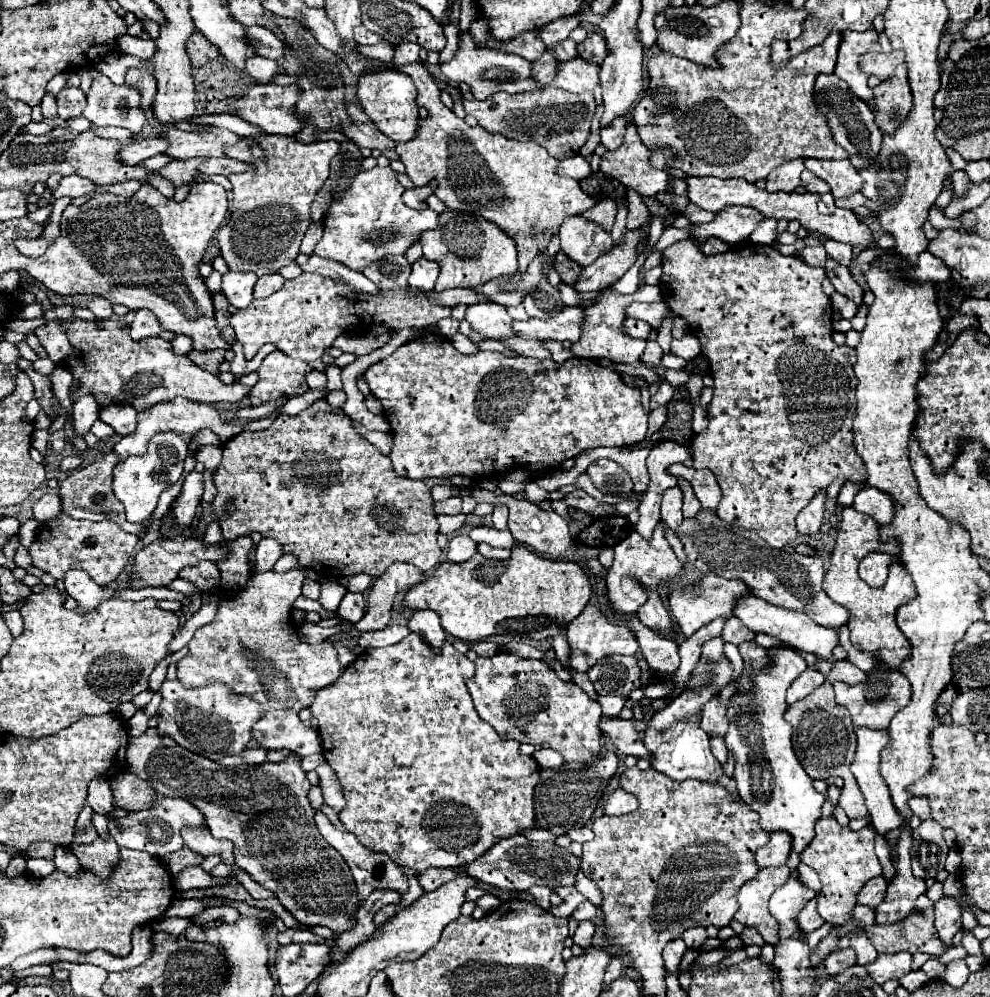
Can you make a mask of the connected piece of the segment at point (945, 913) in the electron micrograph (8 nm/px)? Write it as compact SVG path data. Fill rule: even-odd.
M942 897L936 903L936 921L934 921L934 925L936 925L938 937L944 943L944 947L950 947L952 945L952 937L962 927L960 905L956 903L956 899Z

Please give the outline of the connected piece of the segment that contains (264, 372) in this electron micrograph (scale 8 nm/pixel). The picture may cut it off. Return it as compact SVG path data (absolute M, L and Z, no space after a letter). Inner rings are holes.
M272 351L260 365L258 369L258 383L252 387L250 393L250 403L262 405L268 401L274 401L282 395L296 397L308 391L306 385L306 373L312 371L312 367L304 361L294 361L288 359L284 353Z

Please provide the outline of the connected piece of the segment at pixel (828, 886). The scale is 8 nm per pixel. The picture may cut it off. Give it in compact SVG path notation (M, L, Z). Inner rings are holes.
M820 817L816 821L816 837L802 851L802 863L812 867L820 881L822 891L816 899L816 907L820 917L830 925L844 925L850 921L852 911L856 907L856 897L868 879L882 875L882 865L874 853L874 829L862 827L860 831L852 831L850 827L838 825L834 817Z

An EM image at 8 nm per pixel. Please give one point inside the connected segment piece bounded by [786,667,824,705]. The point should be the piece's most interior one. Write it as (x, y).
(809, 680)

